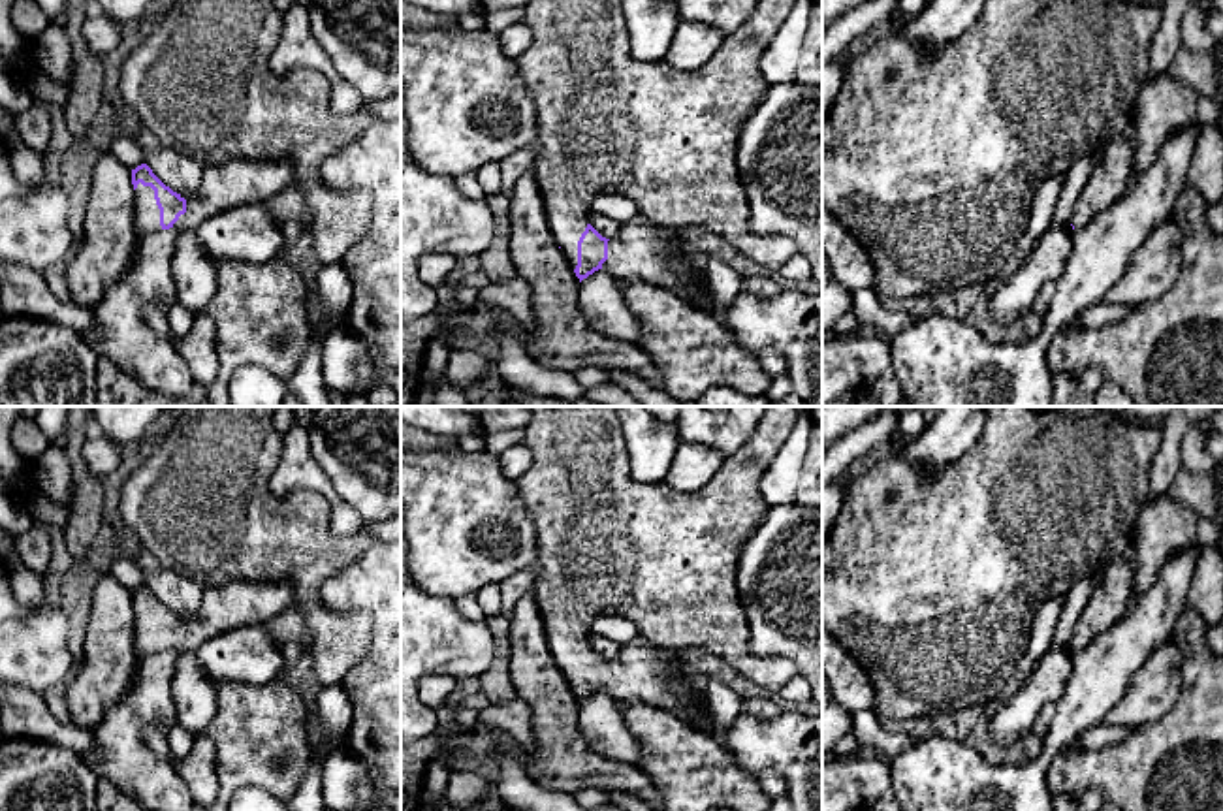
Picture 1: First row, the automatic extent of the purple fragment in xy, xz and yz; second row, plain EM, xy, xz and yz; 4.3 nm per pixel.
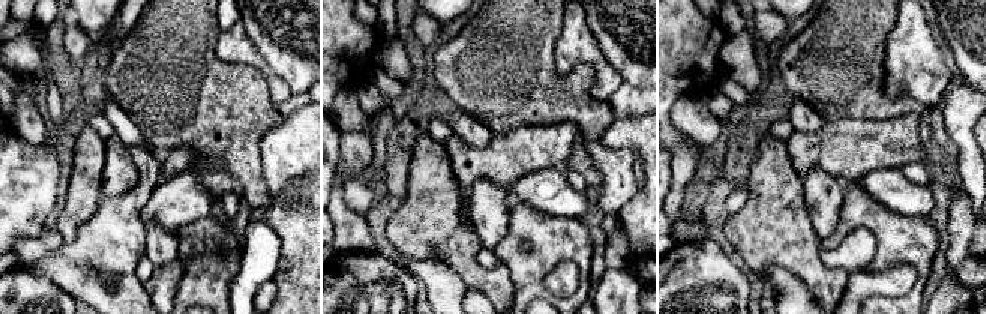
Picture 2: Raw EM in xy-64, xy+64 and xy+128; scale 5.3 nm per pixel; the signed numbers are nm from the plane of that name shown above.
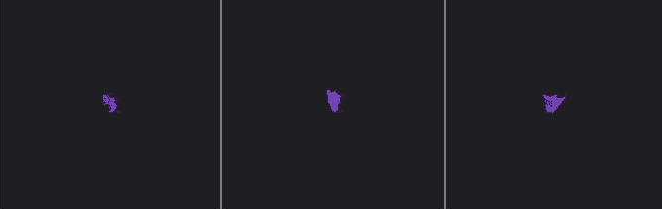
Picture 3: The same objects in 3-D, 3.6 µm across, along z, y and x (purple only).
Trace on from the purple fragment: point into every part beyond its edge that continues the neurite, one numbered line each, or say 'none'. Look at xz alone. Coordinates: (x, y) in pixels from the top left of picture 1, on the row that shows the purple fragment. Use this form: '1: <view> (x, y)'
1: xz (608, 125)

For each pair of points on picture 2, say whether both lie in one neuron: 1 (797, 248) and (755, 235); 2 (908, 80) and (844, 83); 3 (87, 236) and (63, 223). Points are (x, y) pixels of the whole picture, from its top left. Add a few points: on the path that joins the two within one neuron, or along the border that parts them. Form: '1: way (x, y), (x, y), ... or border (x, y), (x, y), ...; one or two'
1: way (787, 239), (781, 235), (766, 235); one
2: border (884, 47), (884, 90), (914, 99); two
3: border (99, 202), (77, 236), (63, 244); two

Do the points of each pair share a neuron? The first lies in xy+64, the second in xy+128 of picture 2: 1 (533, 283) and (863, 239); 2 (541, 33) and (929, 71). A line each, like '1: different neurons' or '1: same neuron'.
1: different neurons
2: different neurons

